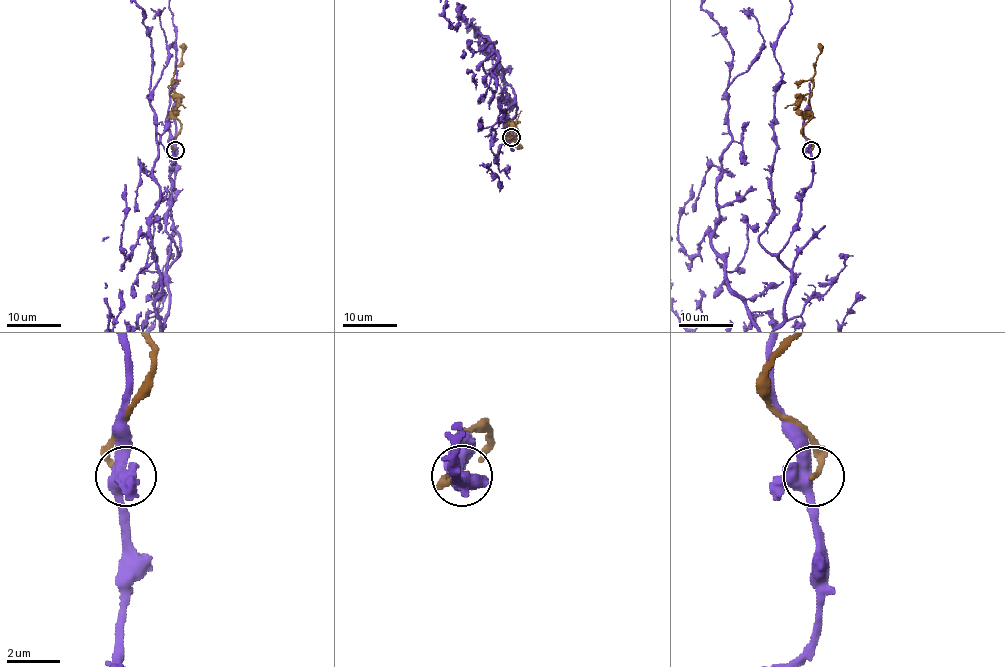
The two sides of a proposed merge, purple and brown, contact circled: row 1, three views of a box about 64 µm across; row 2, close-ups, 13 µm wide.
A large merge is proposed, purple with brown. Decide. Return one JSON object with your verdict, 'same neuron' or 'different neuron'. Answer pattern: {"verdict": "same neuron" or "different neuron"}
{"verdict": "different neuron"}

